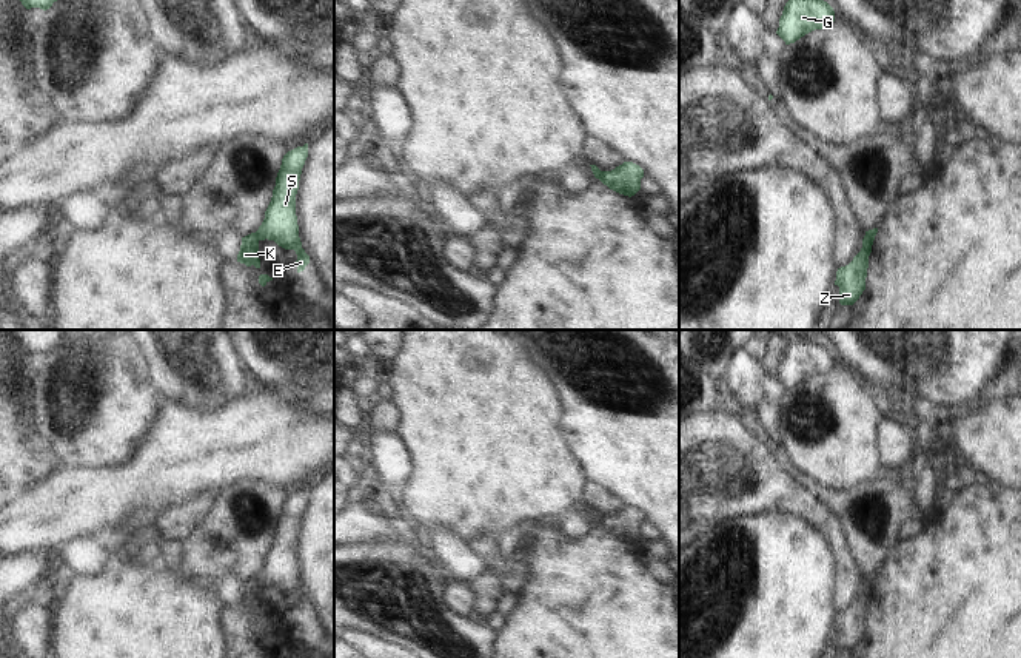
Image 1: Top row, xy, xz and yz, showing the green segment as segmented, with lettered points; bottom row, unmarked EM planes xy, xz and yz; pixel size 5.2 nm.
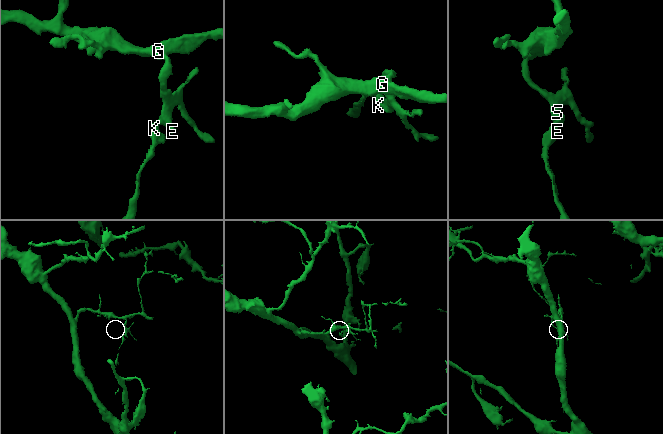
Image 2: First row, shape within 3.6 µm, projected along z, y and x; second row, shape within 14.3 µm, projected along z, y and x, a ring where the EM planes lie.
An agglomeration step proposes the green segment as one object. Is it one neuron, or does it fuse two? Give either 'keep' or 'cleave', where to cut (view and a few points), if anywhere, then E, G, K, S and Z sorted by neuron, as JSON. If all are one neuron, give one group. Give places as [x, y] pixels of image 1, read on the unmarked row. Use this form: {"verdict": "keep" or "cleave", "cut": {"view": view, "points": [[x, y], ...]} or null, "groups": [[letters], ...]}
{"verdict": "cleave", "cut": {"view": "xy", "points": [[253, 578], [259, 584]]}, "groups": [["E", "G", "S"], ["K", "Z"]]}

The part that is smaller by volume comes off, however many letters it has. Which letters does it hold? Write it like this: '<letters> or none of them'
K, Z

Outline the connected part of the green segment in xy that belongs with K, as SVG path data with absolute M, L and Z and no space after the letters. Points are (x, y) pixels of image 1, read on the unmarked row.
M254 578L242 582L237 607L245 609L246 612L254 610L256 613L260 613L259 584Z

